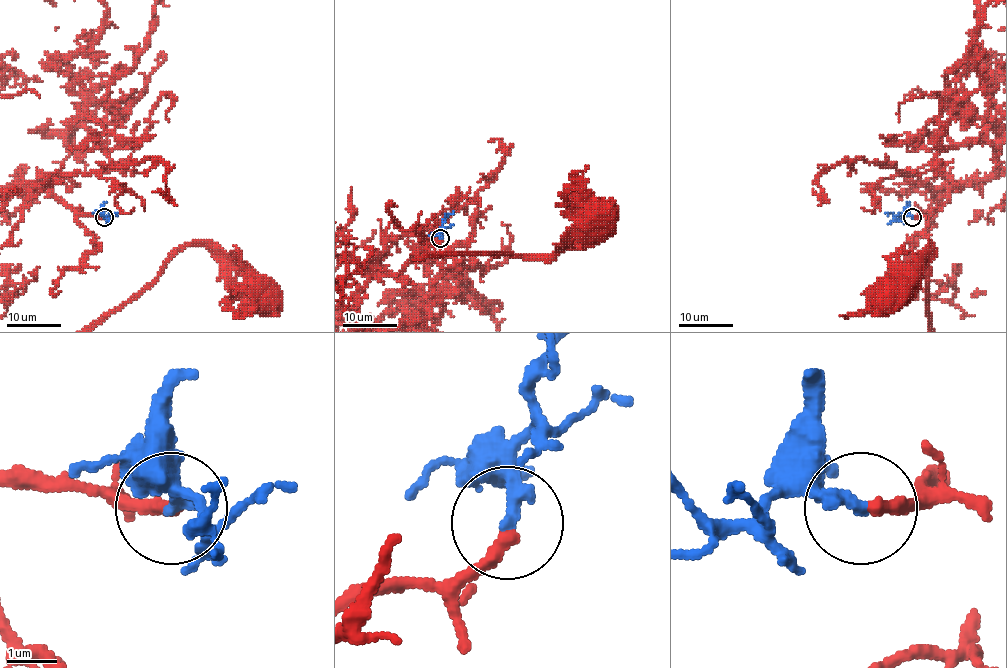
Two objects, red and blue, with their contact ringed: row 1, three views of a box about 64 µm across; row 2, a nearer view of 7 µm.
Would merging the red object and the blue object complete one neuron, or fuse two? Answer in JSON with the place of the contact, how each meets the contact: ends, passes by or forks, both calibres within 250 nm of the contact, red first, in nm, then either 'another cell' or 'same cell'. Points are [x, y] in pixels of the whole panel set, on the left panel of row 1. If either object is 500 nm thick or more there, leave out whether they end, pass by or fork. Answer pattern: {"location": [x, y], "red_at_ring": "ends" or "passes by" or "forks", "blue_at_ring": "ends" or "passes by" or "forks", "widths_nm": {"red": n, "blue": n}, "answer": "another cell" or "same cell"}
{"location": [104, 217], "red_at_ring": "ends", "blue_at_ring": "ends", "widths_nm": {"red": 280, "blue": 320}, "answer": "same cell"}

